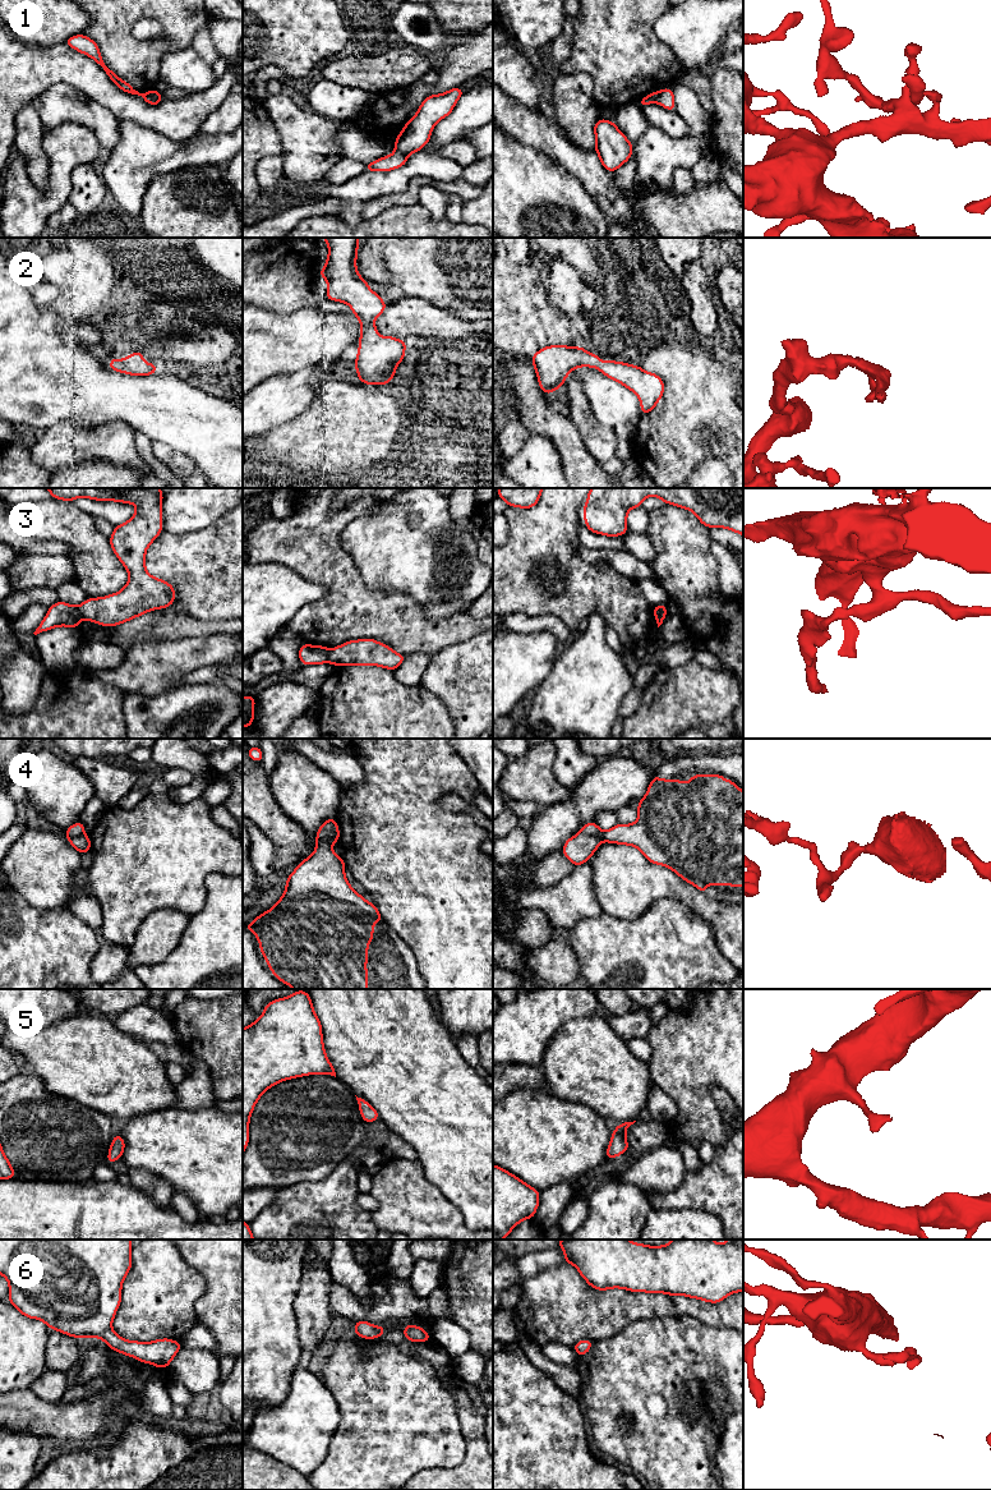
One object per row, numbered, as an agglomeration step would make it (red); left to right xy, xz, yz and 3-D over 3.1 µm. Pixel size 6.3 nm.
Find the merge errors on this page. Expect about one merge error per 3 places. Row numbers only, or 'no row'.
1, 3, 4

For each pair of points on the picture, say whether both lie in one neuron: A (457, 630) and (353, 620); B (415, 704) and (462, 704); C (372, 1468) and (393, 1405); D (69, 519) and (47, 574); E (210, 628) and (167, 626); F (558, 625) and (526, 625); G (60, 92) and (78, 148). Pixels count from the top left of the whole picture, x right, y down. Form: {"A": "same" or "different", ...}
{"A": "same", "B": "different", "C": "same", "D": "different", "E": "same", "F": "same", "G": "different"}

